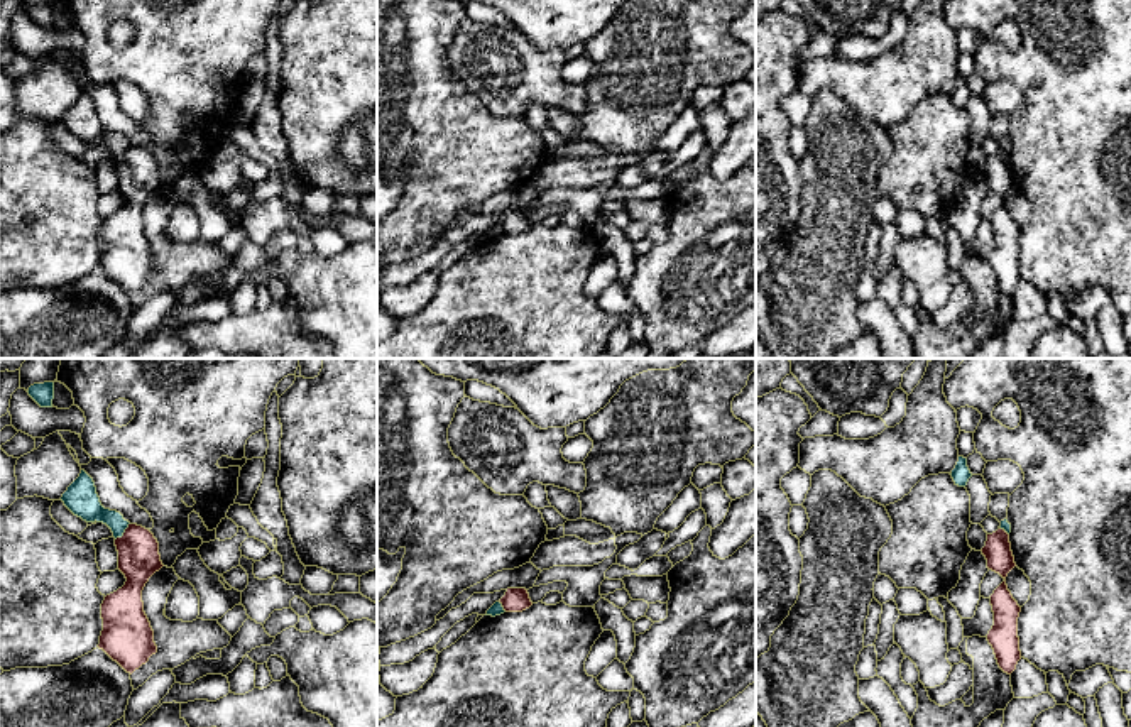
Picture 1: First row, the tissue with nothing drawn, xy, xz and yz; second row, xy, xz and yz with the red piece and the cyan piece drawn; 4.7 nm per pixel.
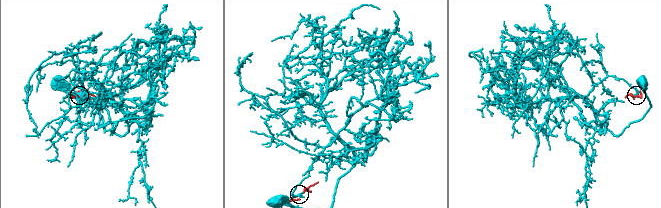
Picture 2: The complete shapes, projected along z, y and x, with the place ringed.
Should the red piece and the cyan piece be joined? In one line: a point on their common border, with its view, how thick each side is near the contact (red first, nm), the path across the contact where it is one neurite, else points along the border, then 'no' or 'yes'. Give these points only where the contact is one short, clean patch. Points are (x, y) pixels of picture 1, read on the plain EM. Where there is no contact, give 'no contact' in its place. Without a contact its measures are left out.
xy (124, 154) | 200/150 nm | along xy (129, 144), (125, 153), (115, 161) | no

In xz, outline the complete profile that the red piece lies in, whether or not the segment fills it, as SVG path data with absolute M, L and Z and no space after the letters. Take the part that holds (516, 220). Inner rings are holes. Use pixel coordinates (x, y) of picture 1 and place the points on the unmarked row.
M507 210L499 223L505 233L522 233L533 227L526 210Z

